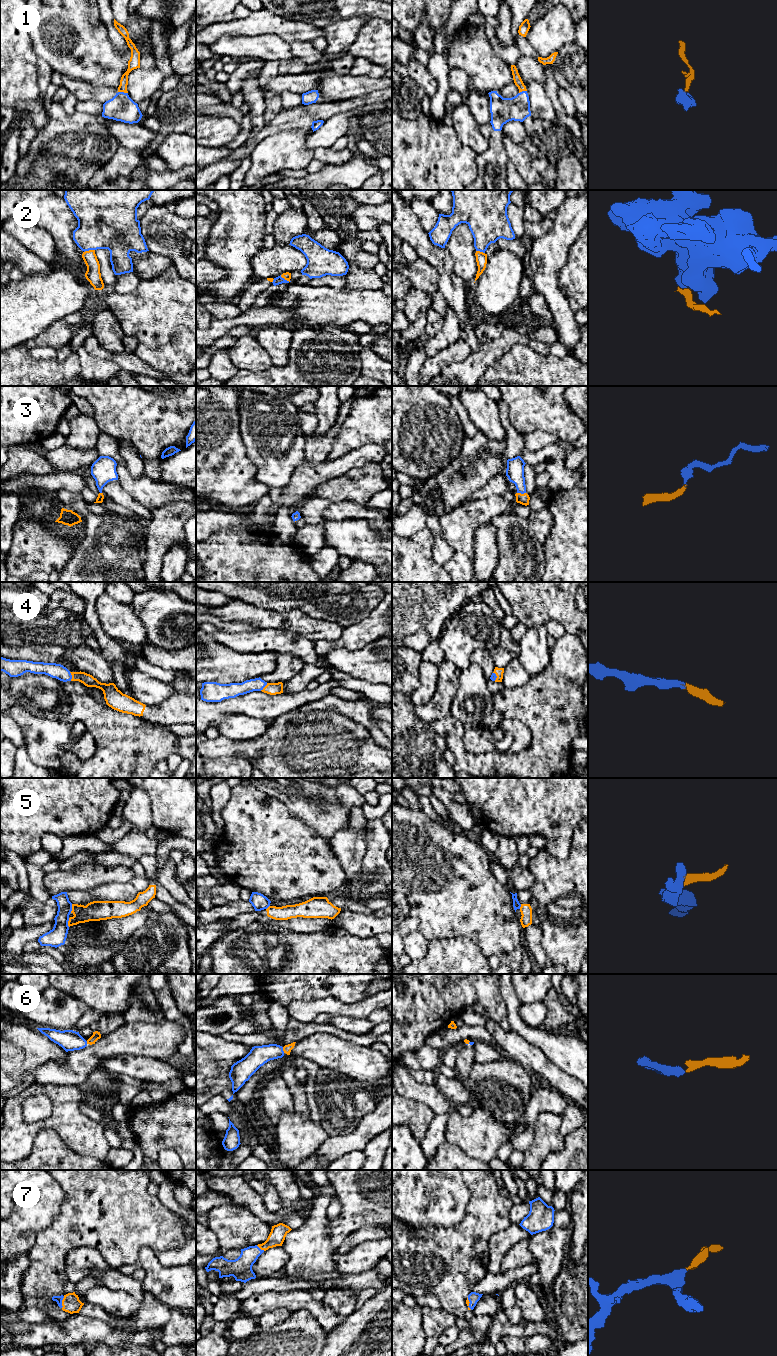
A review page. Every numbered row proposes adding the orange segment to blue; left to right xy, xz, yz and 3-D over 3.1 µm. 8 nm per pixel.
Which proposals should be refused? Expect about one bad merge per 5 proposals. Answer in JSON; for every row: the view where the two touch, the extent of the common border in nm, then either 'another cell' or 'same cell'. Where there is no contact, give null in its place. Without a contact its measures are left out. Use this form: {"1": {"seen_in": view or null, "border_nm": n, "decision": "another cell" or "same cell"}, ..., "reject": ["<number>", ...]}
{"1": {"seen_in": "xy", "border_nm": 80, "decision": "same cell"}, "2": {"seen_in": "xy", "border_nm": 90, "decision": "another cell"}, "3": {"seen_in": "yz", "border_nm": 70, "decision": "same cell"}, "4": {"seen_in": "xy", "border_nm": 70, "decision": "same cell"}, "5": {"seen_in": "xy", "border_nm": 70, "decision": "another cell"}, "6": {"seen_in": "xz", "border_nm": 50, "decision": "same cell"}, "7": {"seen_in": "xy", "border_nm": 100, "decision": "same cell"}, "reject": ["2", "5"]}

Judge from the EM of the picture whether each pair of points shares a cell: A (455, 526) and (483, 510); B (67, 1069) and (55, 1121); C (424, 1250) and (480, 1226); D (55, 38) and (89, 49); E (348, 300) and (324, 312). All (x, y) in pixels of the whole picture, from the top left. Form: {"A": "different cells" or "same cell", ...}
{"A": "same cell", "B": "different cells", "C": "same cell", "D": "same cell", "E": "same cell"}

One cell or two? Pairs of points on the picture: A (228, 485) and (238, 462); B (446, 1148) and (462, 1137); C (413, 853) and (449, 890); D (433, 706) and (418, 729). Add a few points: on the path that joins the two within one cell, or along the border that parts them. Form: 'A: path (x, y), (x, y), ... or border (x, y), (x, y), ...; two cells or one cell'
A: path (229, 479), (229, 471), (232, 468); one cell
B: border (446, 1141), (457, 1145), (471, 1158); two cells
C: path (422, 862), (441, 881); one cell
D: border (414, 706), (416, 715), (430, 723); two cells

